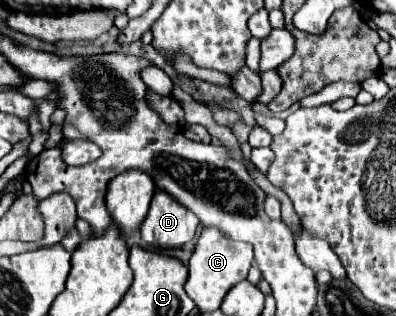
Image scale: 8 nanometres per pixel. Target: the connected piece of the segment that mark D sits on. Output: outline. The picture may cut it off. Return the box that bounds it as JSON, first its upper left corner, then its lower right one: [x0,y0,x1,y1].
[140,190,200,248]

